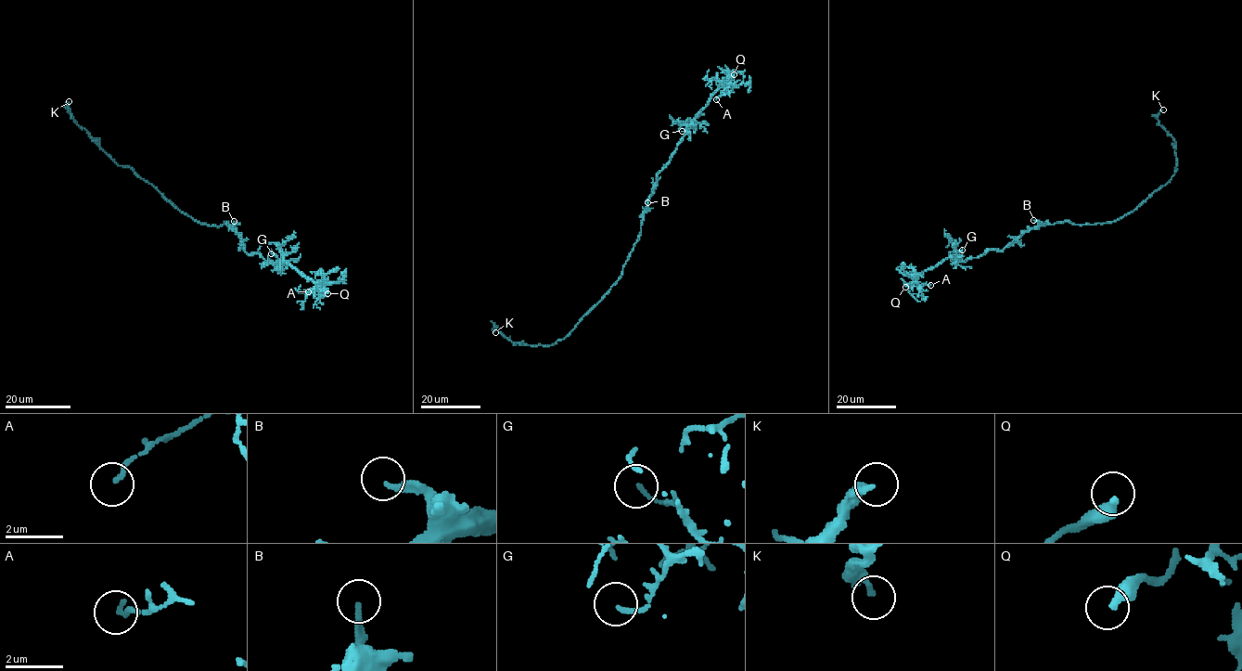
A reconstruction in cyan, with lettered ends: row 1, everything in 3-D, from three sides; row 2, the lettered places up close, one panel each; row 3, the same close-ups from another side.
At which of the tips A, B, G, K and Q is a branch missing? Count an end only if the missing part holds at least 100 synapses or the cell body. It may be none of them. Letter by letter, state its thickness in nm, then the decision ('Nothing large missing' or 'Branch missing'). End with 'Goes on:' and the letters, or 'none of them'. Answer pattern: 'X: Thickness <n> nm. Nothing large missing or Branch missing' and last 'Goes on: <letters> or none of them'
A: Thickness 170 nm. Nothing large missing
B: Thickness 180 nm. Nothing large missing
G: Thickness 130 nm. Nothing large missing
K: Thickness 220 nm. Nothing large missing
Q: Thickness 400 nm. Branch missing
Goes on: Q

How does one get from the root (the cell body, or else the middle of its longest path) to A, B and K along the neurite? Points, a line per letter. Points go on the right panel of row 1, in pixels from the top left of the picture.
A: (1075, 224), (1042, 224), (1001, 251), (989, 250), (964, 261), (945, 258), (918, 276), (920, 284), (930, 285)
B: (1075, 224), (1068, 221), (1043, 224), (1033, 220)
K: (1075, 224), (1115, 222), (1133, 212), (1170, 181), (1176, 170), (1176, 155), (1174, 139), (1158, 119), (1163, 109)

